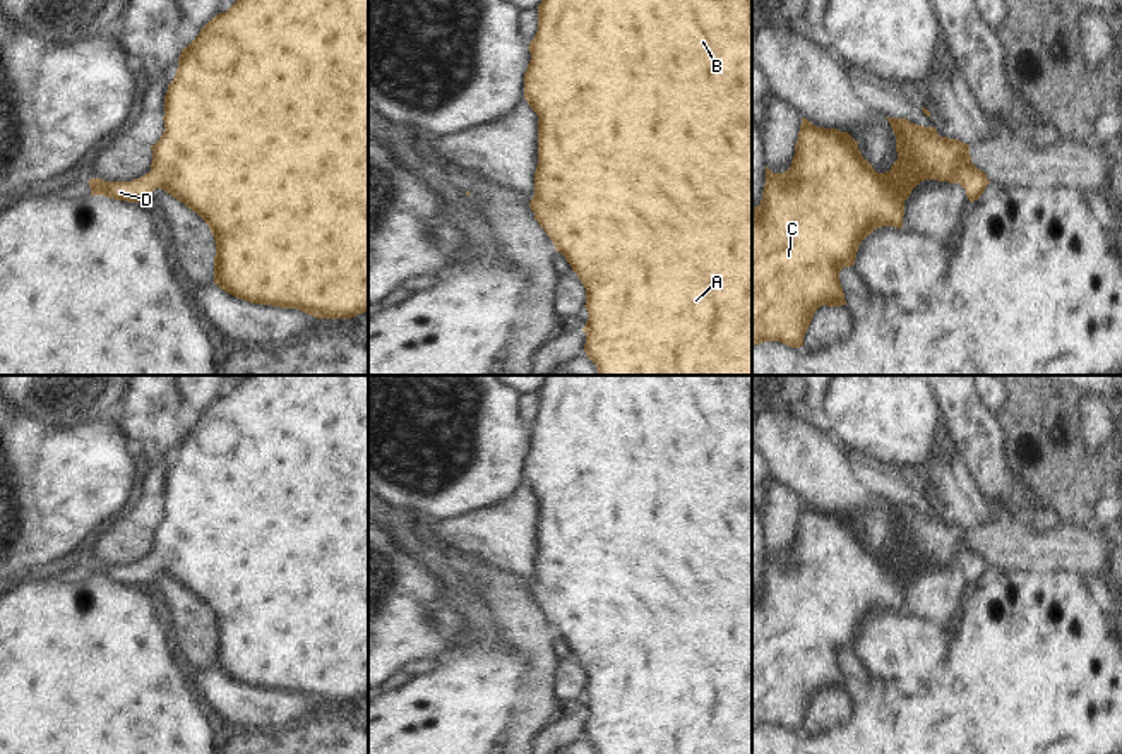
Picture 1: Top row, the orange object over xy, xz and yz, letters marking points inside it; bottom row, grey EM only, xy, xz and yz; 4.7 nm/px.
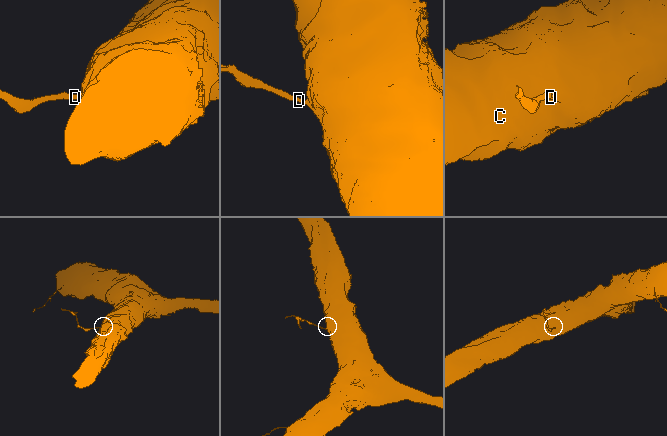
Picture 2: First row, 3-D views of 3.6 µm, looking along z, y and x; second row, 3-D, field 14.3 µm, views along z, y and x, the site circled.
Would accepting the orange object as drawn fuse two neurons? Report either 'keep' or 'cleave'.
keep

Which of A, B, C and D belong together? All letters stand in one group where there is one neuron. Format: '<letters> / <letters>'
A B C D

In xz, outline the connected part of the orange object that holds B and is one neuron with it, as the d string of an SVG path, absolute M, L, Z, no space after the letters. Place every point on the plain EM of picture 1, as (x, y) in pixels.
M546 375L529 437L524 483L538 499L538 550L529 591L586 672L586 740L596 754L752 754L752 375Z

